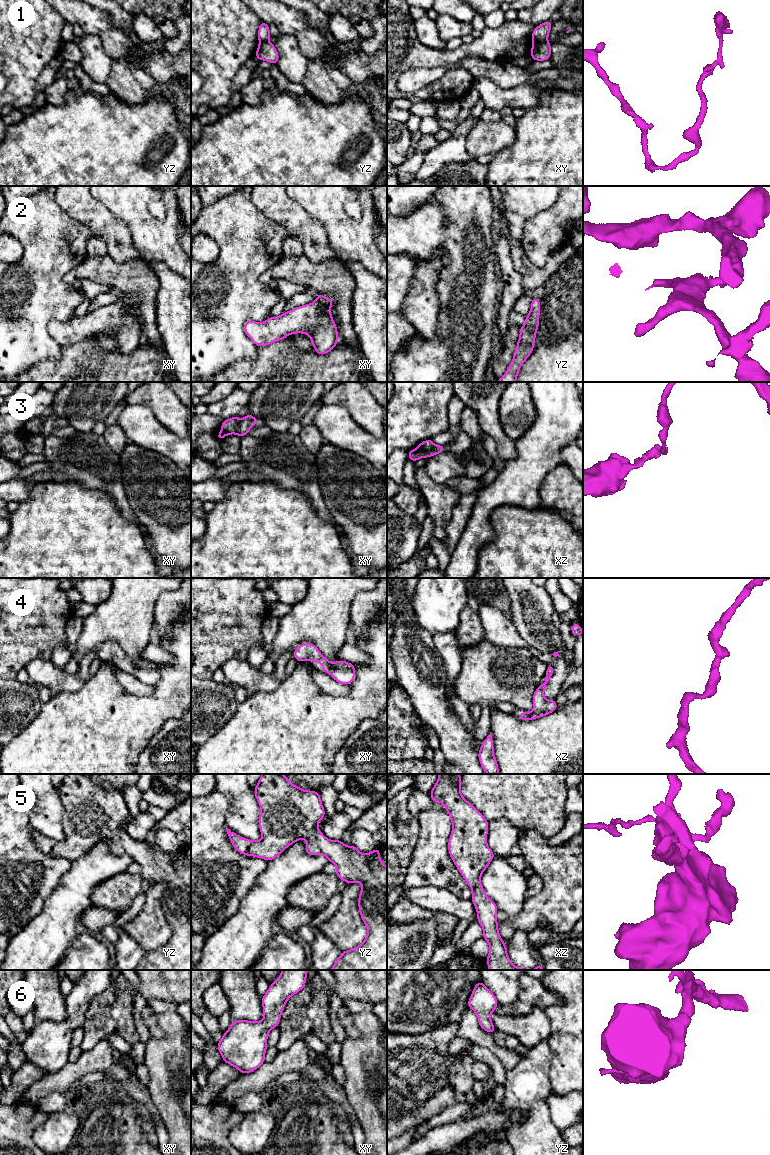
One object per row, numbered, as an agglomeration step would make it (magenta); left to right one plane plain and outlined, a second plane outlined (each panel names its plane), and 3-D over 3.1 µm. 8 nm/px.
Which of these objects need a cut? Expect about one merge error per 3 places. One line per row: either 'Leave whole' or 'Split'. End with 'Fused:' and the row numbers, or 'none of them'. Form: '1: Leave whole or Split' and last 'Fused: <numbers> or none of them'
1: Split
2: Leave whole
3: Split
4: Leave whole
5: Leave whole
6: Leave whole
Fused: 1, 3

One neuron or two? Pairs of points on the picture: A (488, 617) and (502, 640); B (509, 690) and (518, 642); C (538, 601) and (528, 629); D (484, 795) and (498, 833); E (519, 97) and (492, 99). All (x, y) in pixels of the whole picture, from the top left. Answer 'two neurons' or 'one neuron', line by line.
A: one neuron
B: two neurons
C: one neuron
D: two neurons
E: one neuron

